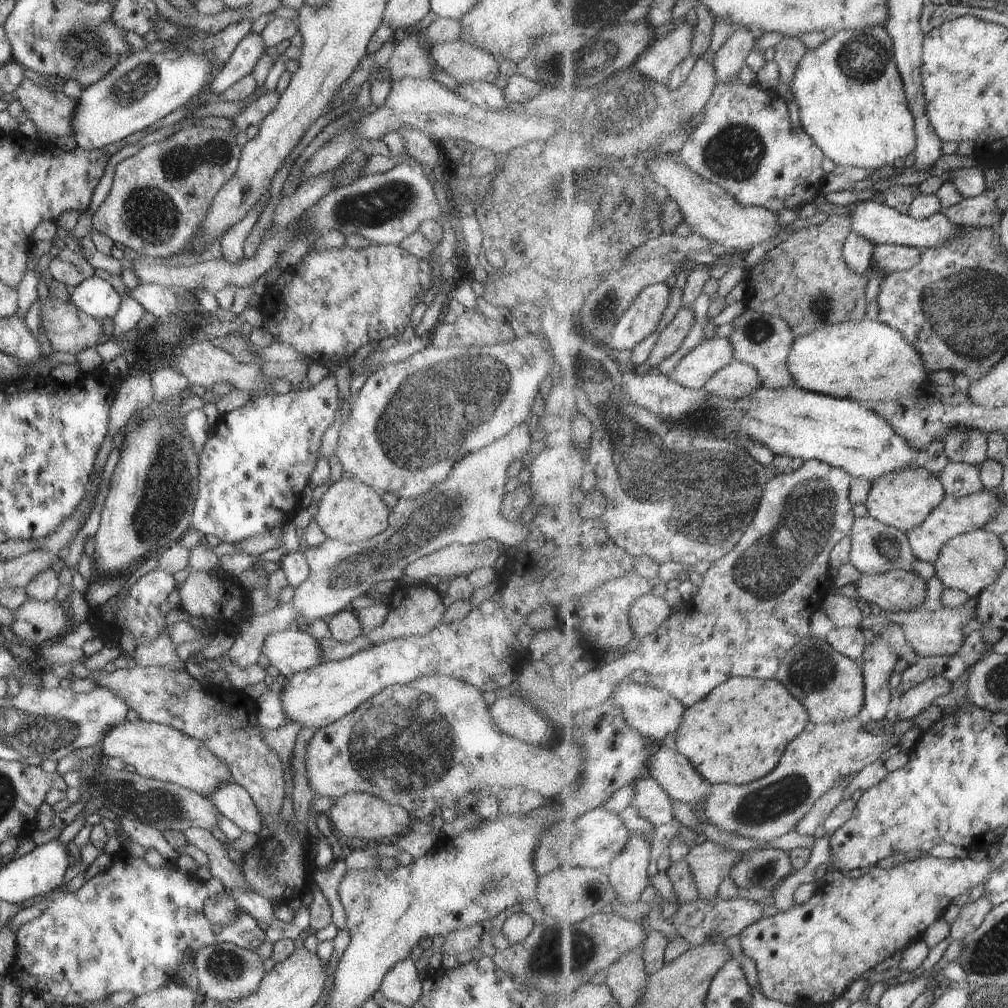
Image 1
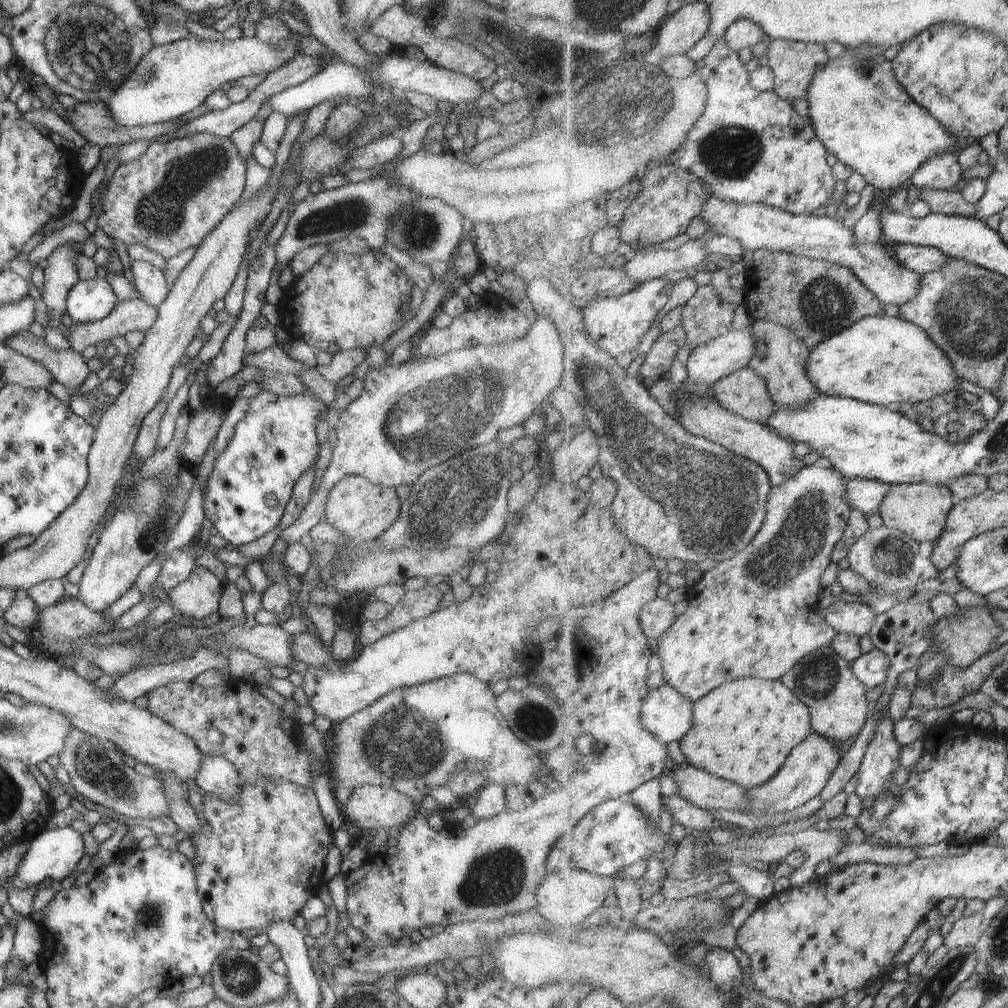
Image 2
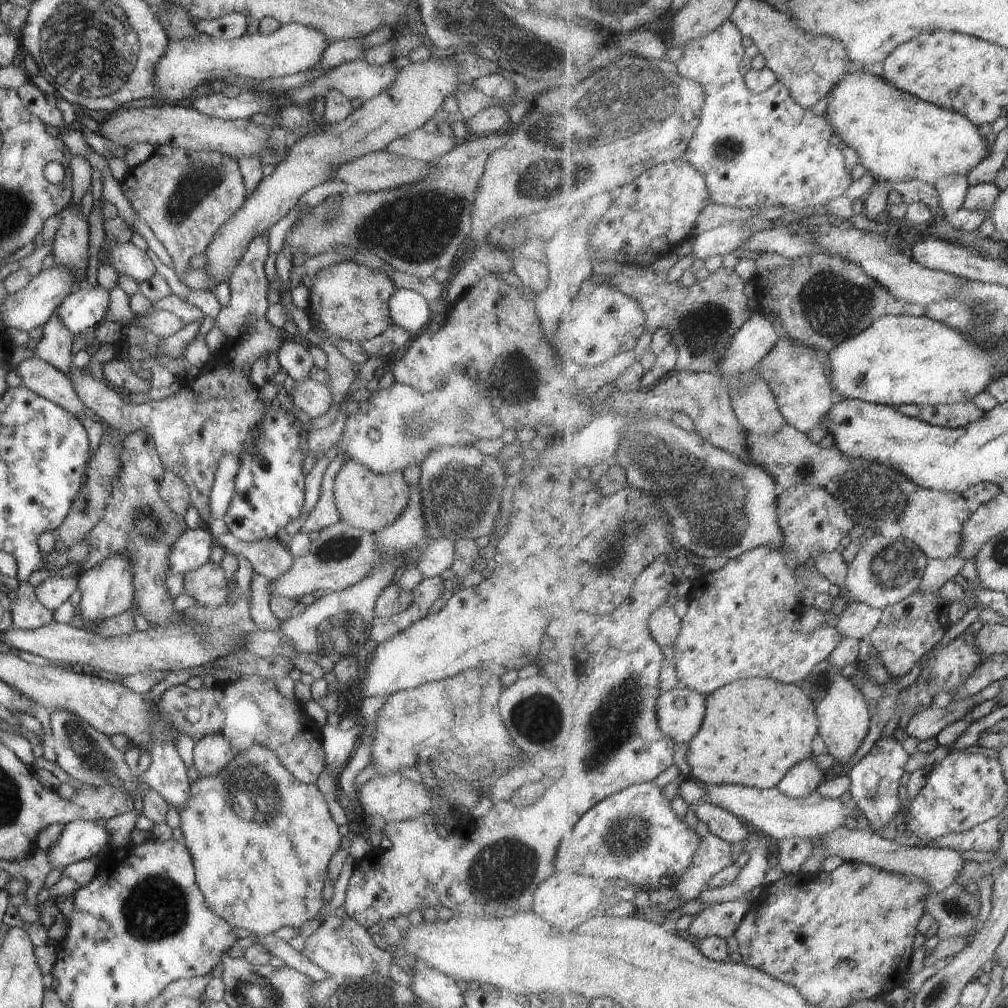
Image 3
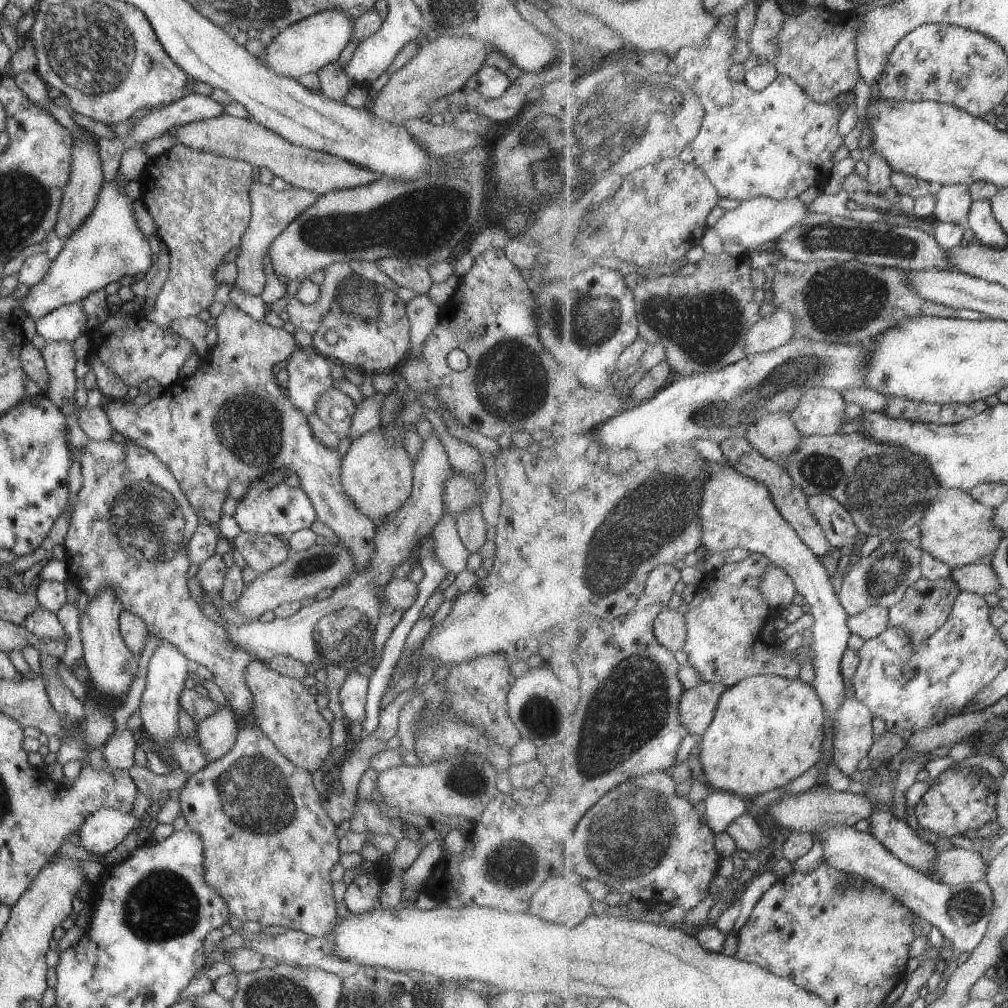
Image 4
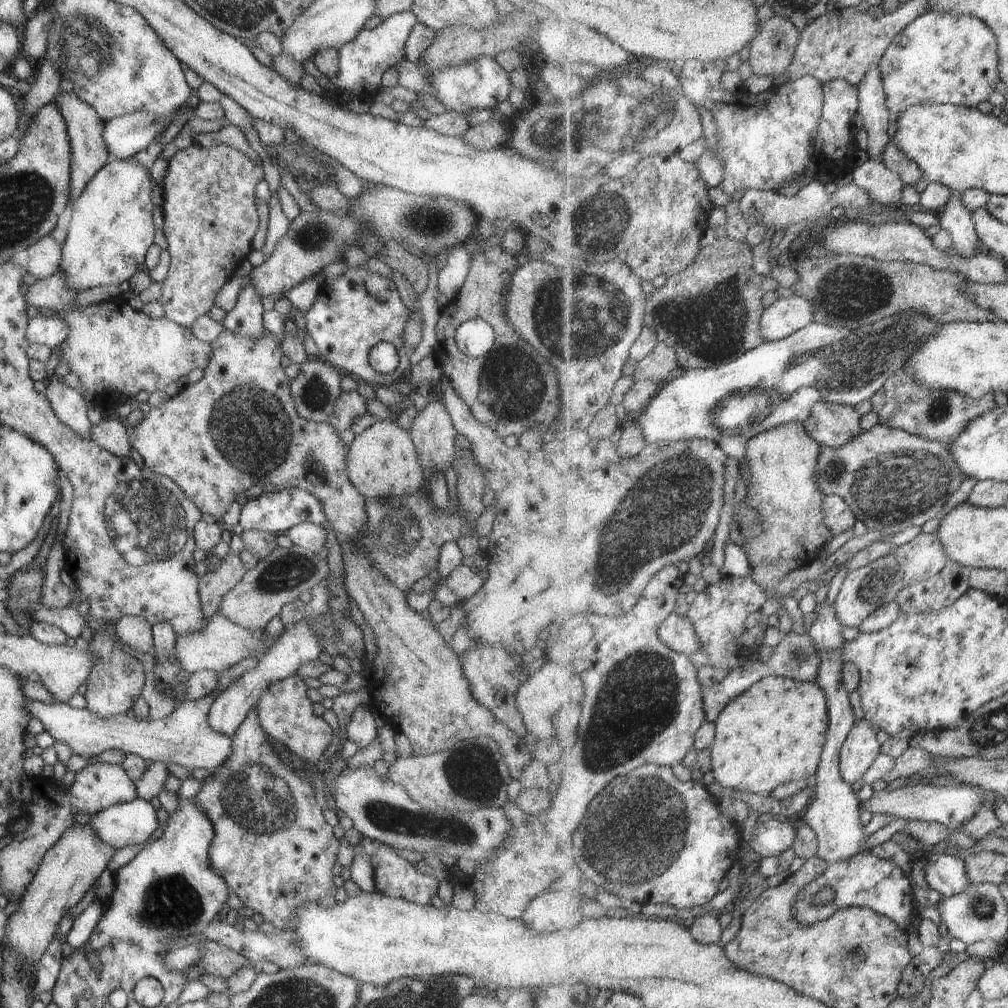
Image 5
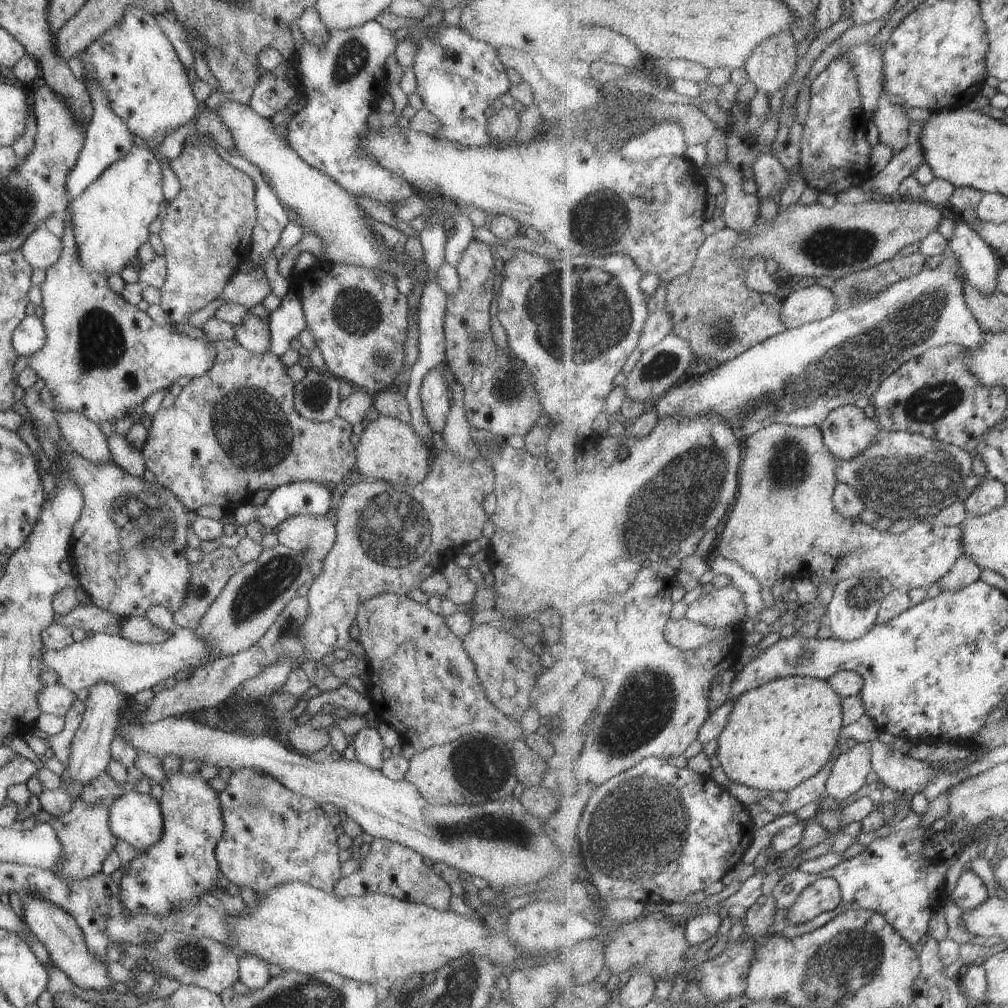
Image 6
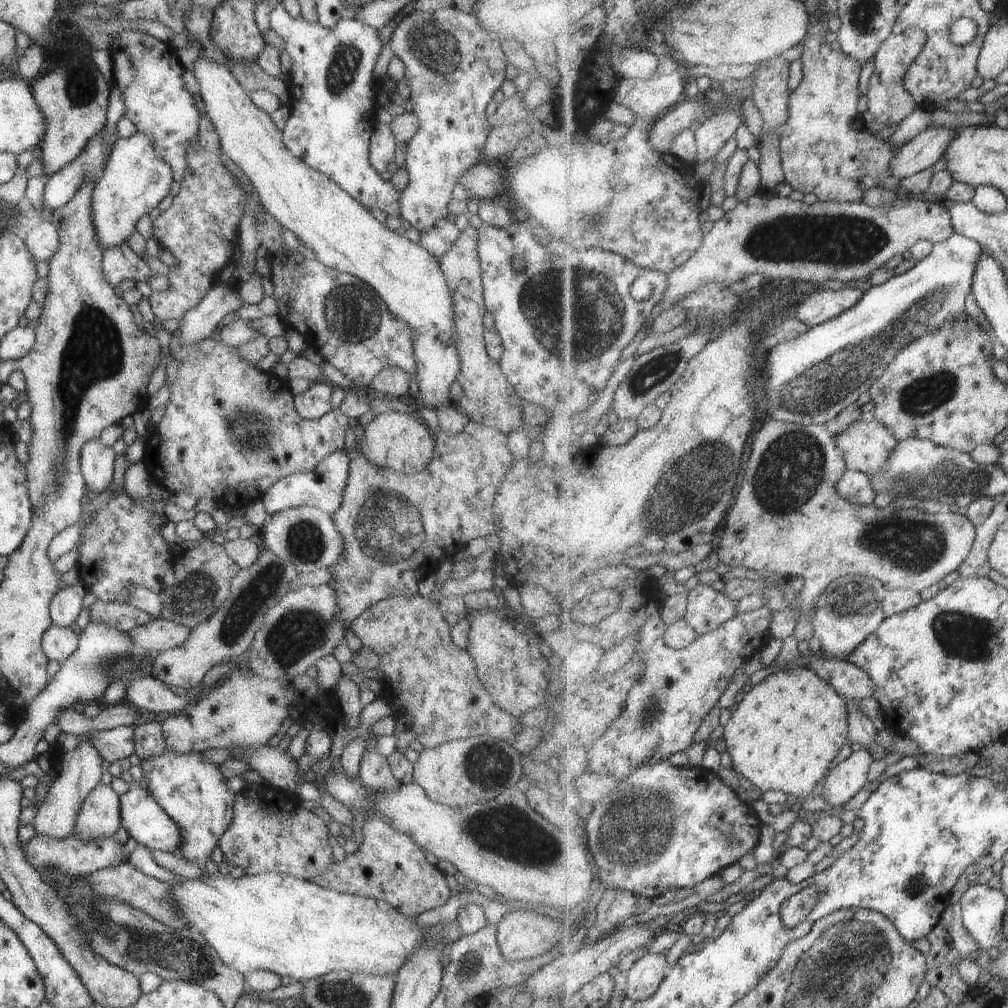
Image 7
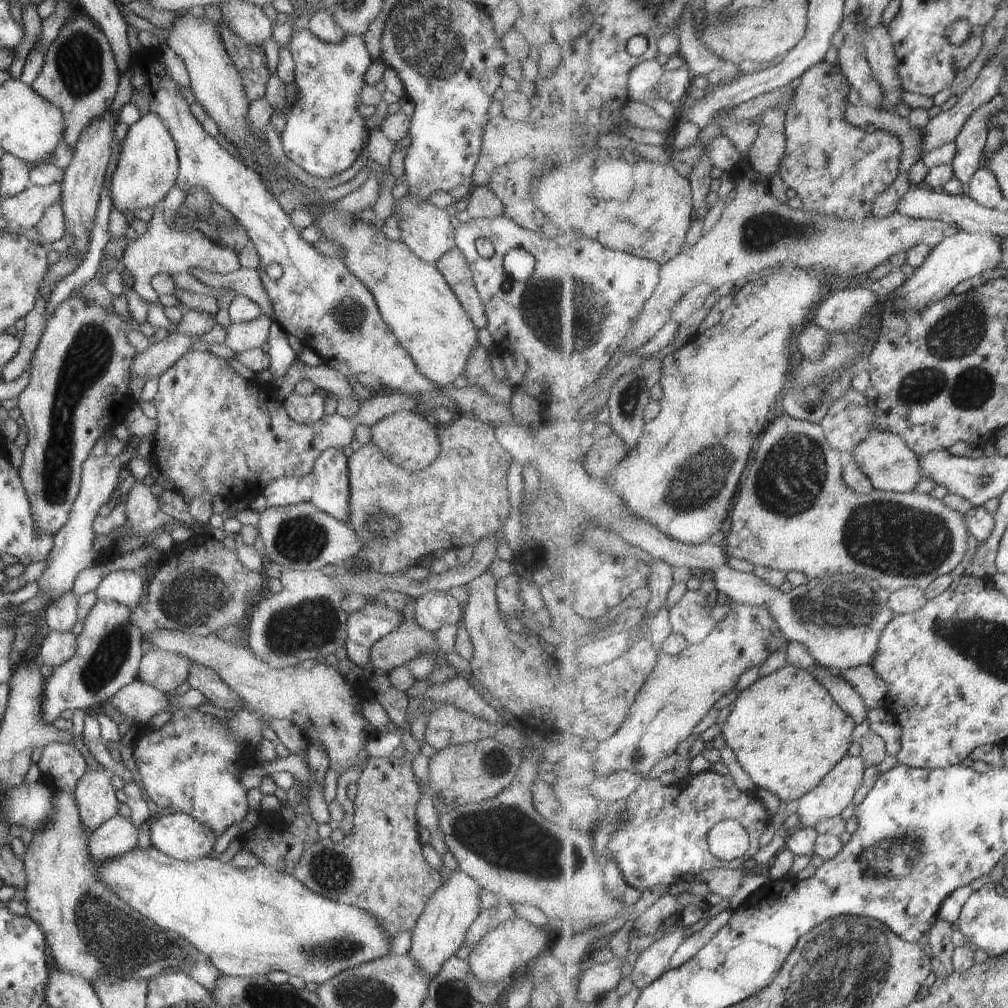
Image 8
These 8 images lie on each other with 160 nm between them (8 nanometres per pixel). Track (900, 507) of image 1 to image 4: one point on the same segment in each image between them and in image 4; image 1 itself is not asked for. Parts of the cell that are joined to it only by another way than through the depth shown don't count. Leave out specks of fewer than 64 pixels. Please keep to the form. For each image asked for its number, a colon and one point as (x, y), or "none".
2: (921, 510)
3: (935, 520)
4: (957, 530)

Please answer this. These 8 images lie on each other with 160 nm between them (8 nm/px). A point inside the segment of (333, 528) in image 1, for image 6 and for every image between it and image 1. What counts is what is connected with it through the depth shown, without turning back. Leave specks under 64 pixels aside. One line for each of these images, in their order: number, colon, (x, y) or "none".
2: (356, 508)
3: (368, 501)
4: (375, 473)
5: (382, 461)
6: (388, 450)

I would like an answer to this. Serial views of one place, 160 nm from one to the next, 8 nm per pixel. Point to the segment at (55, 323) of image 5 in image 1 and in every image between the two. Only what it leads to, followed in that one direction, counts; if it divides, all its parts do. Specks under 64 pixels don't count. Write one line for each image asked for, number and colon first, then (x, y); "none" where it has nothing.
1: (94, 296)
2: (90, 300)
3: (85, 307)
4: (66, 322)

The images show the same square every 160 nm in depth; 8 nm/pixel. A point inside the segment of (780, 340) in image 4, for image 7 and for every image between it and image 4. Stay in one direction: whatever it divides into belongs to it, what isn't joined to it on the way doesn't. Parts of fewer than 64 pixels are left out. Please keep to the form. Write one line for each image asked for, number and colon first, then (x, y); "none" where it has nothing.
5: (786, 316)
6: (814, 303)
7: (817, 307)

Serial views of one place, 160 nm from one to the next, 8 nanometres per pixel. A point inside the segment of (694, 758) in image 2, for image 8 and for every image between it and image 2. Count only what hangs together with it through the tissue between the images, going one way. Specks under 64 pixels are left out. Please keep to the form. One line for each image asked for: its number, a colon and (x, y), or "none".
3: (755, 730)
4: (767, 731)
5: (775, 732)
6: (779, 735)
7: (787, 730)
8: (788, 733)

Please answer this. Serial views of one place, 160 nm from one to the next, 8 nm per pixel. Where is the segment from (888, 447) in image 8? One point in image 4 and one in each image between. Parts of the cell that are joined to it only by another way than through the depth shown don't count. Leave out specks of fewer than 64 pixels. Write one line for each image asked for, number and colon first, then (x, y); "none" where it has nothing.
4: (821, 411)
5: (831, 424)
6: (847, 431)
7: (867, 446)

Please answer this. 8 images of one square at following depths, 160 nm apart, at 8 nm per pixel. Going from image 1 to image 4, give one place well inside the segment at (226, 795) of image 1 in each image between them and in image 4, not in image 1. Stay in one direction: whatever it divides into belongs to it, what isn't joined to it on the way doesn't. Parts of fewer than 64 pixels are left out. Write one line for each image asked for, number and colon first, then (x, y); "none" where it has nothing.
2: (216, 776)
3: (210, 753)
4: (215, 734)

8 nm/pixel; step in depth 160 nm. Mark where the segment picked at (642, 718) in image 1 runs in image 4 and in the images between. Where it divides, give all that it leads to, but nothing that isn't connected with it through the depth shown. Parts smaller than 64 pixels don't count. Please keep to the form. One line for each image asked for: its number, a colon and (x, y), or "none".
2: (665, 712)
3: (681, 711)
4: (698, 705)

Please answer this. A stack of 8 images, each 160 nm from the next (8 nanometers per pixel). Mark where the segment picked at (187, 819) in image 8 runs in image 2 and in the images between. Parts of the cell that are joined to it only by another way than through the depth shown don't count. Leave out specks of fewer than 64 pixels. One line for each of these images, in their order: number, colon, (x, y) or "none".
2: (52, 854)
3: (79, 839)
4: (102, 830)
5: (123, 824)
6: (135, 818)
7: (141, 817)

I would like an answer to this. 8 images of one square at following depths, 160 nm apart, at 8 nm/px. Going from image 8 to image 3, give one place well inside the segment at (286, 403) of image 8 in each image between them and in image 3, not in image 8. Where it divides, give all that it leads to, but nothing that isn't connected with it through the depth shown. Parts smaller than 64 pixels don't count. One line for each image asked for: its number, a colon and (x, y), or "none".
3: (292, 356)
4: (308, 372)
5: (315, 387)
6: (316, 398)
7: (314, 402)

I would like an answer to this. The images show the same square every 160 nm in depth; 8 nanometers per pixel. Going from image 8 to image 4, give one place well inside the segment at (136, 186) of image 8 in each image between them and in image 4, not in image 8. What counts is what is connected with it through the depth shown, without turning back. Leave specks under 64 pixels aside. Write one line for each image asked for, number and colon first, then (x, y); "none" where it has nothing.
4: (107, 245)
5: (110, 228)
6: (110, 217)
7: (134, 179)

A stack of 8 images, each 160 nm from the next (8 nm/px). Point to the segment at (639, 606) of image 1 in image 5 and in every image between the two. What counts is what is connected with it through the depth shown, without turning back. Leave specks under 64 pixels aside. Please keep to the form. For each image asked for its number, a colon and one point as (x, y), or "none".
2: (656, 618)
3: (665, 625)
4: (671, 628)
5: (676, 631)

